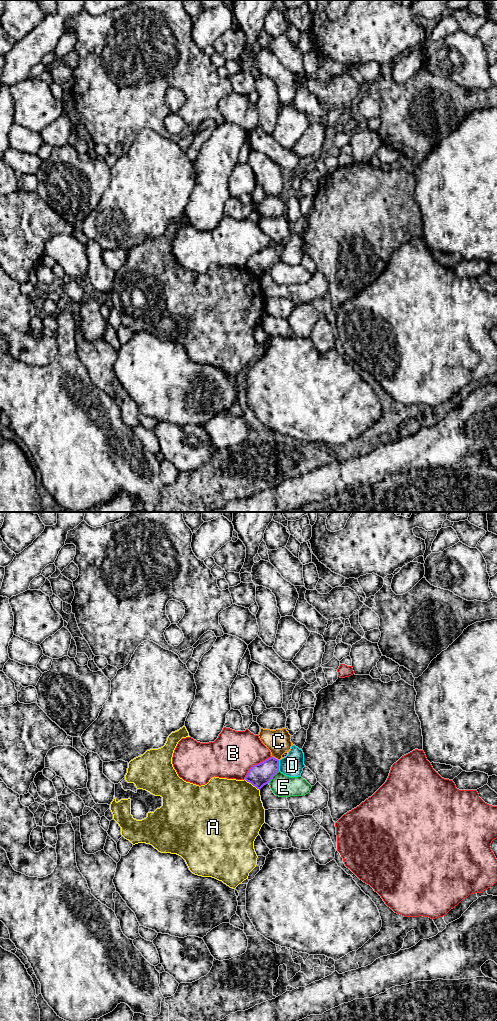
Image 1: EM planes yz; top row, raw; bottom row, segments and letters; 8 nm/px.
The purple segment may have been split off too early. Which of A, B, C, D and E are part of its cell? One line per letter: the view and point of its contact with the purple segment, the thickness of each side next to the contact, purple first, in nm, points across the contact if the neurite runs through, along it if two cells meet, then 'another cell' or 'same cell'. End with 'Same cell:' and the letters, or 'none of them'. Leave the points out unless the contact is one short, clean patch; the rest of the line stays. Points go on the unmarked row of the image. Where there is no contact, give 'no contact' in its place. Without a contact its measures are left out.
A: contact yz (252, 272); calibres 180 and 460 nm; another cell
B: contact yz (256, 252); calibres 180 and 360 nm; another cell
C: contact yz (275, 246); calibres 180 and 200 nm; another cell
D: contact yz (278, 253); calibres 180 and 180 nm; another cell
E: contact yz (273, 263); calibres 180 and 180 nm; another cell
Same cell: none of them

